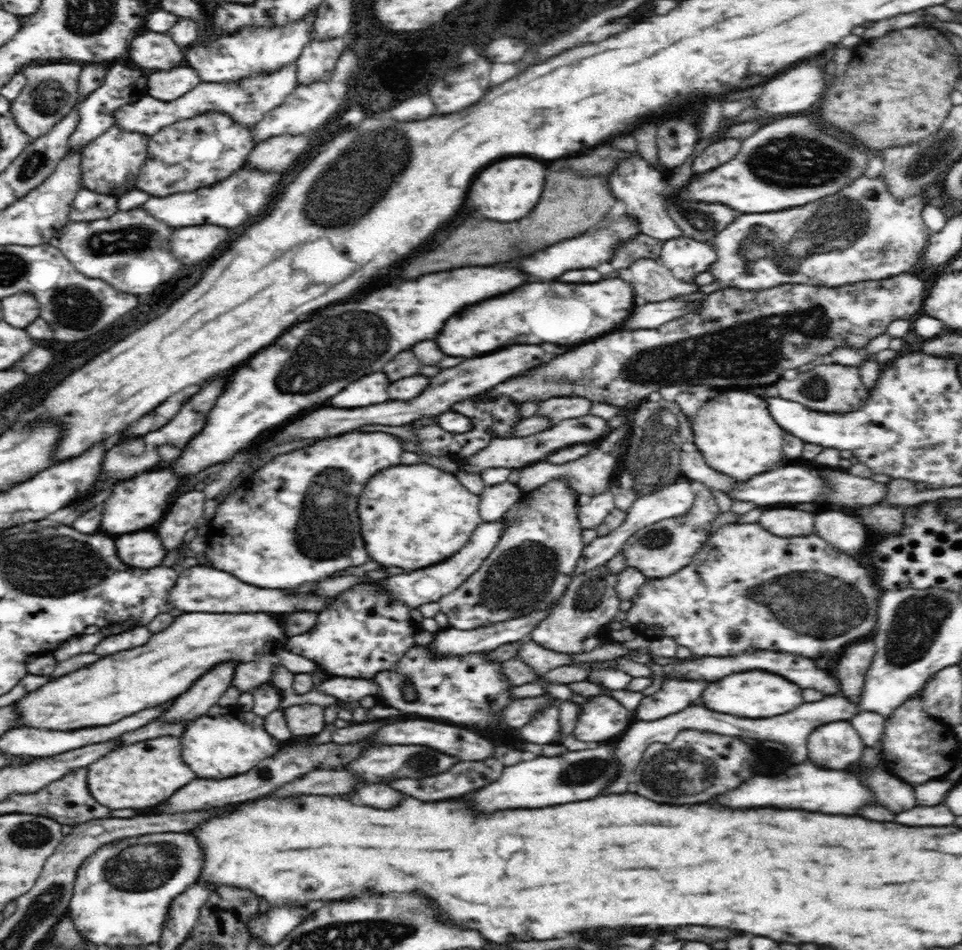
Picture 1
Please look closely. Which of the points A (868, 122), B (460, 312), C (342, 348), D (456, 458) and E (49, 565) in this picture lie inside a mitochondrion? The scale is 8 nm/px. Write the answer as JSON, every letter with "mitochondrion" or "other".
{"A":"mitochondrion","B":"other","C":"mitochondrion","D":"other","E":"mitochondrion"}

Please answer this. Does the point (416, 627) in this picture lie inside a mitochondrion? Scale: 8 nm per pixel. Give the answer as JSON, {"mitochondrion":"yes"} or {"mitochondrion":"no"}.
{"mitochondrion":"no"}

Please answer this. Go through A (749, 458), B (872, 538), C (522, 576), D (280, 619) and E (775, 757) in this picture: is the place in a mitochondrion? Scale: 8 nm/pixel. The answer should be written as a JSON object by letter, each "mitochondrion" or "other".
{"A":"other","B":"other","C":"mitochondrion","D":"other","E":"other"}

